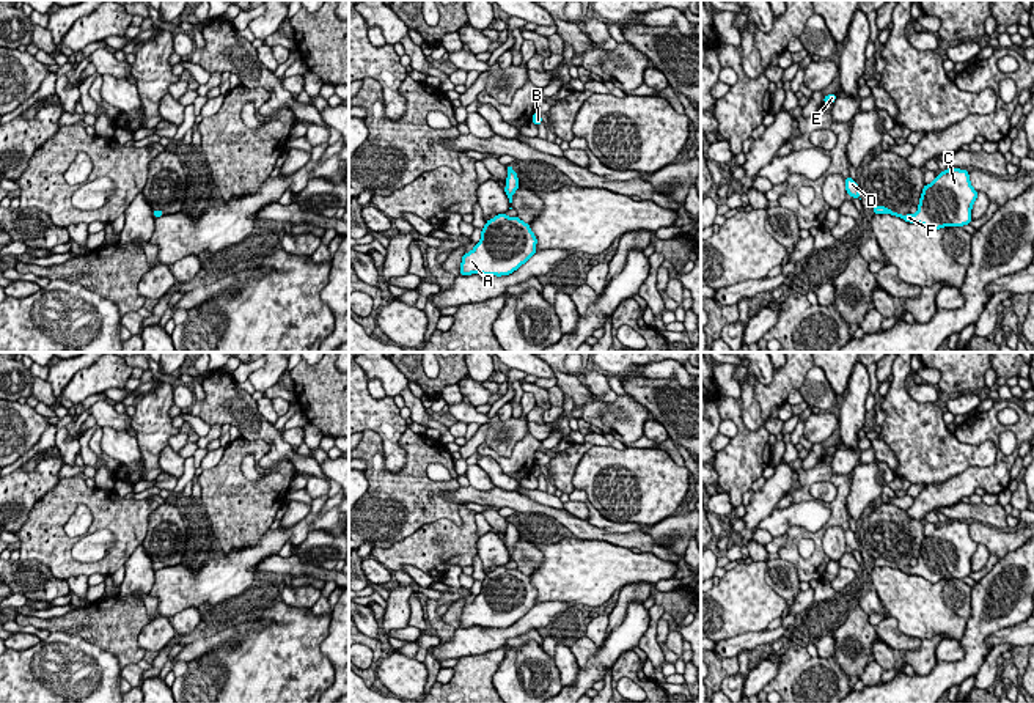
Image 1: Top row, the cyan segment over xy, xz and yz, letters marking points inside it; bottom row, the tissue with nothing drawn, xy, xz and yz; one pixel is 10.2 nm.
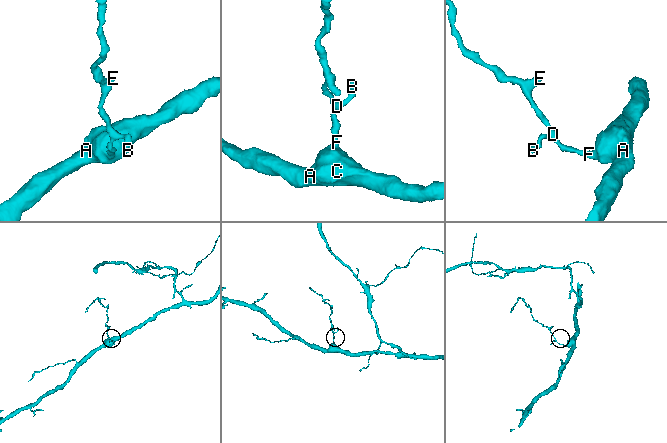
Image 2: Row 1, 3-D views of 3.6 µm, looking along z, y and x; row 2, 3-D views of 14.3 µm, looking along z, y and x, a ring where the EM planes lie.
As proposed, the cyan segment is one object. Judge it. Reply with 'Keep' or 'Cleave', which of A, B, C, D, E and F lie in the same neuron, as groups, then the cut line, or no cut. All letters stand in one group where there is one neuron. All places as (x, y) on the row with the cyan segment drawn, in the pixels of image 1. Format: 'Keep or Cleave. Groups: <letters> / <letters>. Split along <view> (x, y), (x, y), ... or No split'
Keep. Groups: A B C D E F. No split

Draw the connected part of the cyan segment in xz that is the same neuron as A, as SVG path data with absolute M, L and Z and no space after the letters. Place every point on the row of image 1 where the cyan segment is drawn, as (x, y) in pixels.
M497 214L486 222L475 248L464 253L460 275L509 275L537 252L536 244L528 223L517 215Z

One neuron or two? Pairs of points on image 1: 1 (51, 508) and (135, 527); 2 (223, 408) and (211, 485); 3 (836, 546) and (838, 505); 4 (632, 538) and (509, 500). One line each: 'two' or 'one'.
1: one
2: two
3: two
4: one

